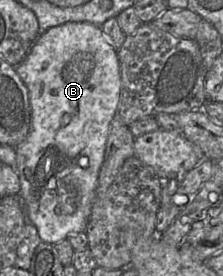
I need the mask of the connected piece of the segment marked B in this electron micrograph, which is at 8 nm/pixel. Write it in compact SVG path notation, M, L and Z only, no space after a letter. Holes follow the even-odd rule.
M68 22L56 27L52 27L46 32L40 34L26 58L20 65L16 67L16 71L28 88L31 115L30 133L25 141L16 148L17 172L21 184L20 195L26 201L29 217L36 226L42 242L55 245L63 240L66 240L73 234L85 232L88 225L92 205L96 198L99 172L105 158L106 143L110 125L115 115L117 115L119 106L121 73L117 49L106 38L101 27L89 22ZM83 156L88 158L88 166L86 168L79 165L79 159Z

